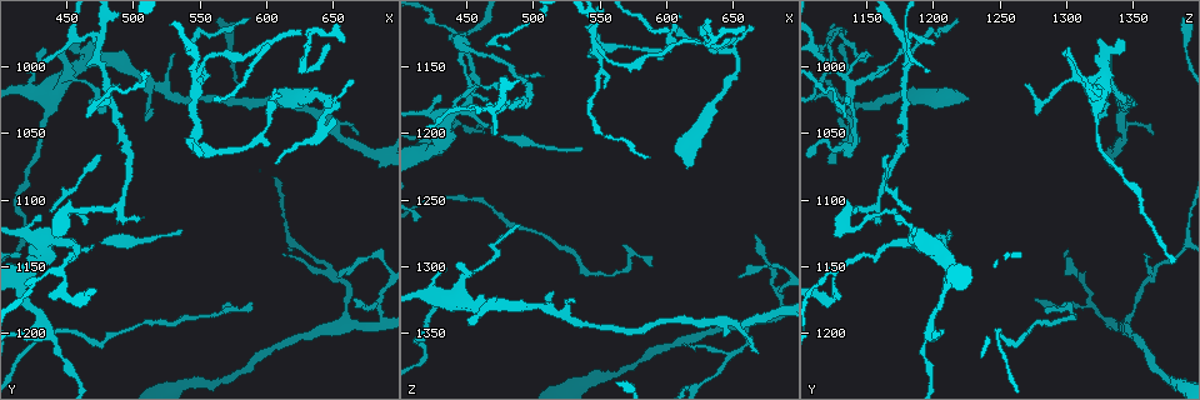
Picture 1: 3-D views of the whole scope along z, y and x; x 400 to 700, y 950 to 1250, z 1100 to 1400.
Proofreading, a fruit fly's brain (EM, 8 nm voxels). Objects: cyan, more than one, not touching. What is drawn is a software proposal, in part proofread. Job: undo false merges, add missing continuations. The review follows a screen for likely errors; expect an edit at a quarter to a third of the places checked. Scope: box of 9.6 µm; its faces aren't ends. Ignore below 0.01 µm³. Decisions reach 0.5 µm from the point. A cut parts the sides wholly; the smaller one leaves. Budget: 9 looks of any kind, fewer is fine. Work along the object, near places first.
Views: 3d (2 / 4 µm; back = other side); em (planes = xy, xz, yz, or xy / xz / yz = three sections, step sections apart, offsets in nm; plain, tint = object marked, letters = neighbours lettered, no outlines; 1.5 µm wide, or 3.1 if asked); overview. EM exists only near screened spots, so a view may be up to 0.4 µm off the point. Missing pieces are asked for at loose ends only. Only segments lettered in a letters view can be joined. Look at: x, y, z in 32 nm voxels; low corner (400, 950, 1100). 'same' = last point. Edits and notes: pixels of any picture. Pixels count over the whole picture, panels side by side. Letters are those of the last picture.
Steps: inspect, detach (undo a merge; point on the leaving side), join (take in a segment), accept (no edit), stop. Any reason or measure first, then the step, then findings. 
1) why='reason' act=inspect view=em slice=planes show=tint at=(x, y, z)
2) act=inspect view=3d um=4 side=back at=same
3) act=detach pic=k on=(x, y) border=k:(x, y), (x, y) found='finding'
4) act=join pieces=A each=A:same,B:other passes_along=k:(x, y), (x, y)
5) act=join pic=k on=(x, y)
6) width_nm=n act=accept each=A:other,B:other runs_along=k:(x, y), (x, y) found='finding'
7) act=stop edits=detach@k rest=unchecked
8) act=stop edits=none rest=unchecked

why='thin end' act=inspect view=3d um=4 at=(656, 1156, 1312)

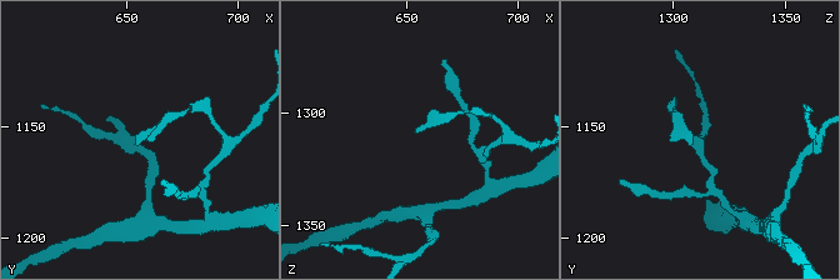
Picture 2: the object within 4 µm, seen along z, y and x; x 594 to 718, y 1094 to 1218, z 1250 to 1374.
why='need the tissue' act=inspect view=em slice=planes show=letters at=(654, 1158, 1309)

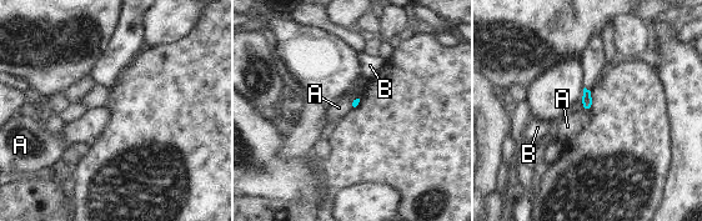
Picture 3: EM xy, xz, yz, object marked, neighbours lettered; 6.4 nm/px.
act=accept each=A:other,B:other found='none of them fits'

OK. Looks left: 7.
act=inspect view=em slice=xz step=4 show=tint at=(628, 996, 1120)

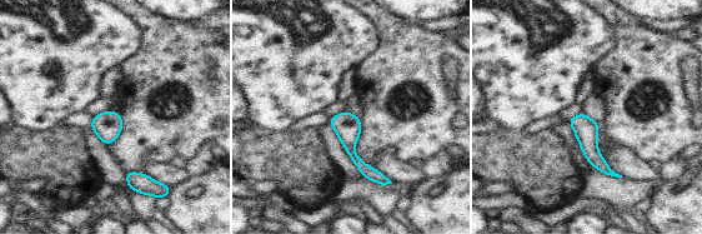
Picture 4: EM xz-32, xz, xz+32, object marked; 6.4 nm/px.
why='another direction' act=inspect view=em slice=yz step=4 show=letters at=same

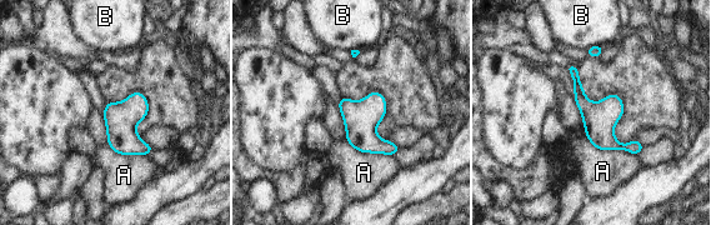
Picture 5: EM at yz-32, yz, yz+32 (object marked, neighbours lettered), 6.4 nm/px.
width_nm=200 act=accept each=A:other,B:other border=5:(585, 135), (599, 149), (636, 155) found='one neuron here'

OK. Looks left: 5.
why='branch stops here' act=inspect view=3d um=4 at=(430, 984, 1302)

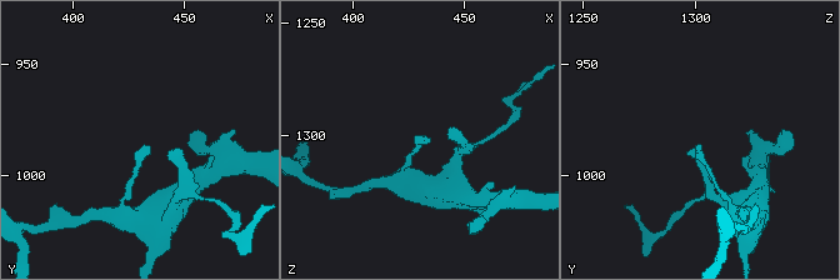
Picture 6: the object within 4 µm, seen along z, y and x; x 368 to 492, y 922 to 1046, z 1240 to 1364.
act=inspect view=em slice=planes show=letters at=(433, 984, 1303)

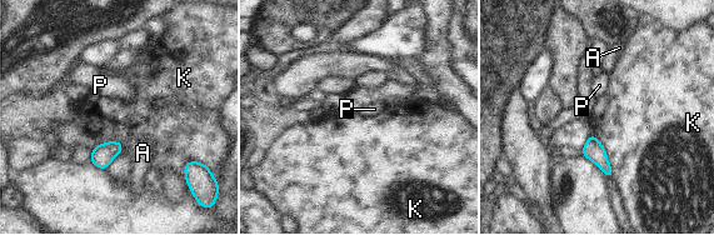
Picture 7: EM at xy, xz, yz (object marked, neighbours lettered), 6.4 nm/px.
longest_contact=K:320nm act=accept each=A:other,K:other,P:other found='no lettered segment goes on from it'

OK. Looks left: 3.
why='an open end' act=inspect view=3d um=2 at=(536, 1124, 1210)

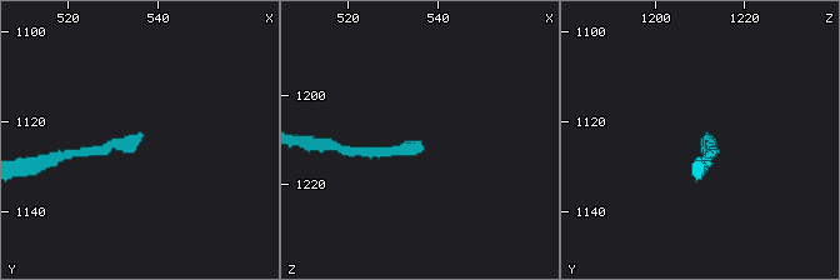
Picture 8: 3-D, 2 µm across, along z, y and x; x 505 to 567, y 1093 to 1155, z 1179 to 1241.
act=inspect view=em slice=yz step=4 show=letters at=(538, 1123, 1212)

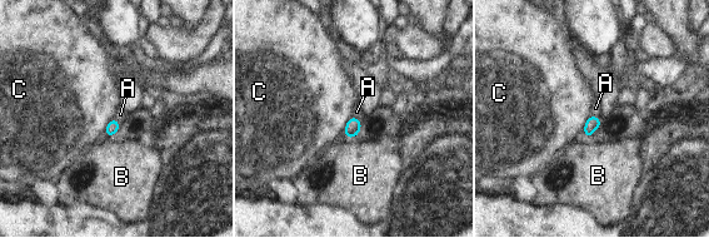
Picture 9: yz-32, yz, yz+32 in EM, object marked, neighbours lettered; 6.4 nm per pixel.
width_nm=90 act=accept each=A:other,B:other,C:other border=9:(353, 115), (360, 120) found='none of them fits'

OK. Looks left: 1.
act=stop edits=none rest=unchecked

